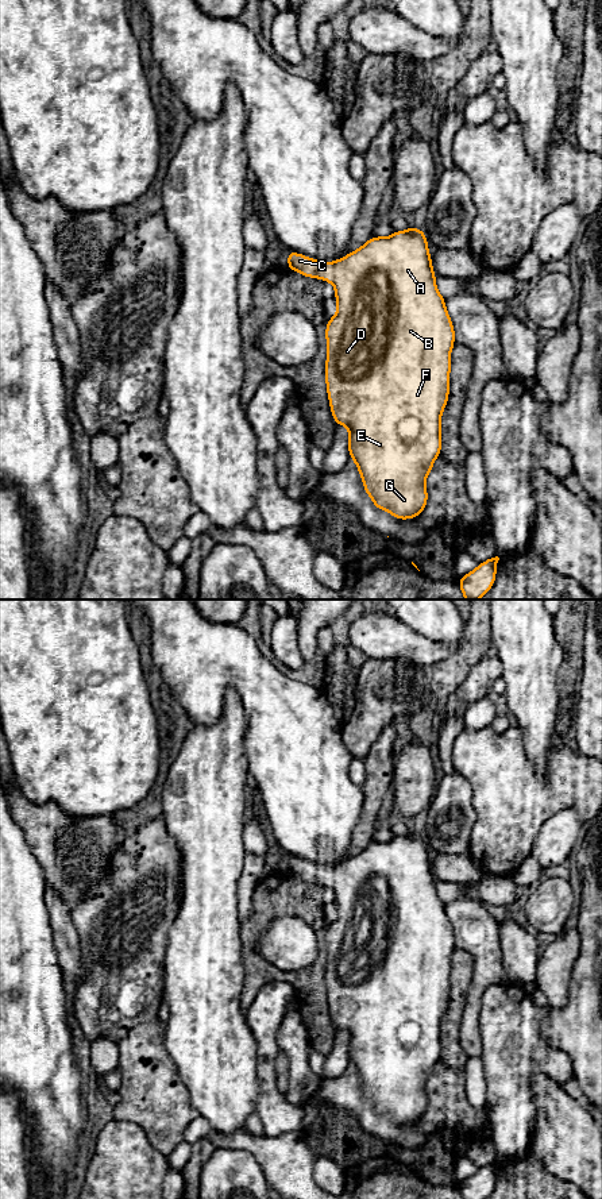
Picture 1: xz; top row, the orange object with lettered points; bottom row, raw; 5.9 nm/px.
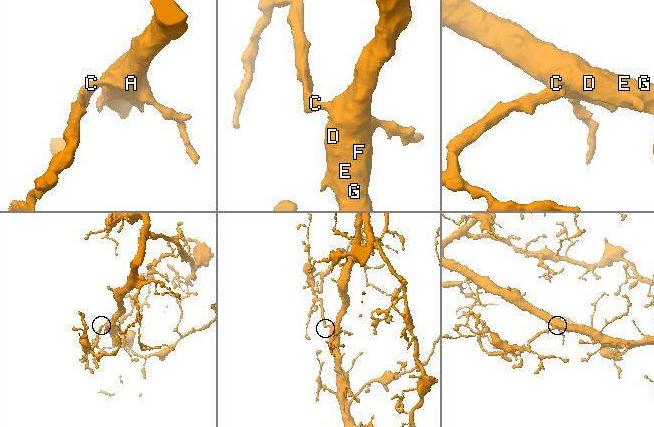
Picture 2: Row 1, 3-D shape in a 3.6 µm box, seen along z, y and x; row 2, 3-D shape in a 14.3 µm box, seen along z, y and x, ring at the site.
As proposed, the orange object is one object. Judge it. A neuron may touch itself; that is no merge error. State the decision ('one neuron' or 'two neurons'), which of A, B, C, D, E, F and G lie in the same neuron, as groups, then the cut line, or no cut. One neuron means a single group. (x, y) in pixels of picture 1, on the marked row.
one neuron; groups A B C D E F G; cut none

